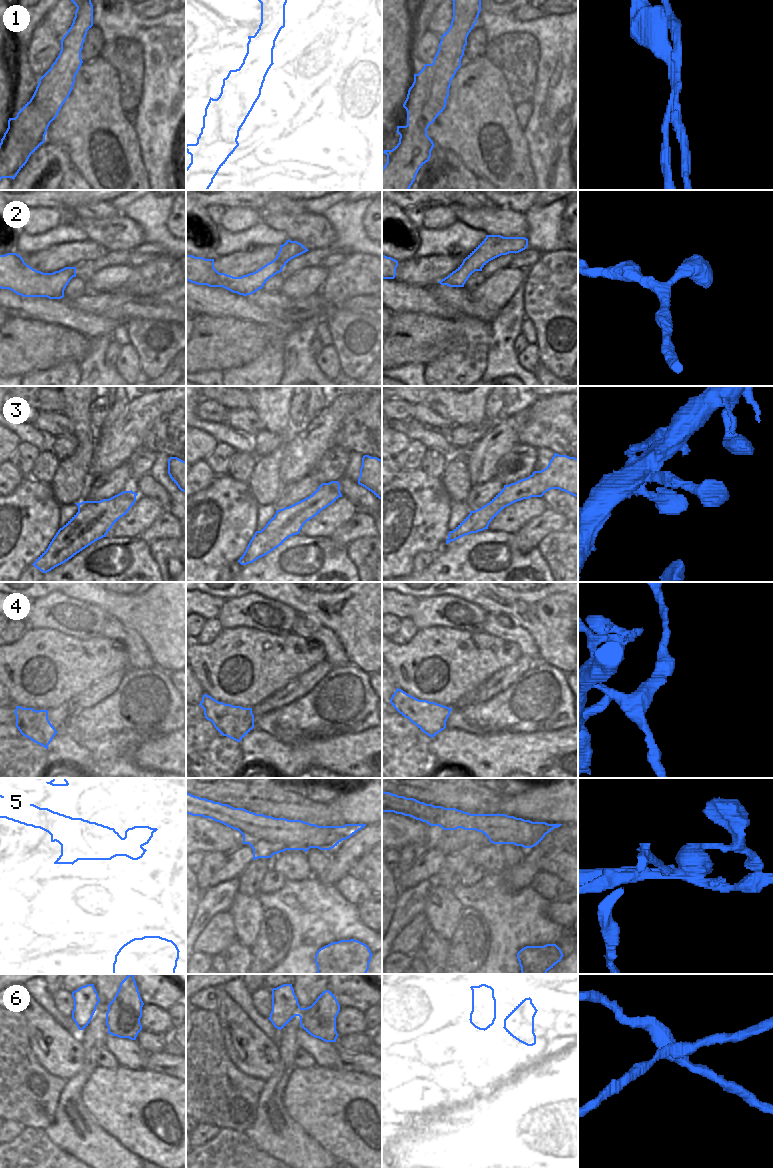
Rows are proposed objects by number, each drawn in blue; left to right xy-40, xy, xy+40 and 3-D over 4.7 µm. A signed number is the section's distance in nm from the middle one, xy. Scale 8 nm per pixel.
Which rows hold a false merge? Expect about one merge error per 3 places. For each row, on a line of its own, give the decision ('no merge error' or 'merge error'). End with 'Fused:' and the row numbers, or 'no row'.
1: merge error
2: no merge error
3: no merge error
4: merge error
5: merge error
6: merge error
Fused: 1, 4, 5, 6

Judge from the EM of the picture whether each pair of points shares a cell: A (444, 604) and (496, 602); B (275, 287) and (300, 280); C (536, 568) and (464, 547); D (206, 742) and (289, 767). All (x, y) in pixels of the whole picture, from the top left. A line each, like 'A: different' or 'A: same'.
A: different
B: different
C: same
D: different

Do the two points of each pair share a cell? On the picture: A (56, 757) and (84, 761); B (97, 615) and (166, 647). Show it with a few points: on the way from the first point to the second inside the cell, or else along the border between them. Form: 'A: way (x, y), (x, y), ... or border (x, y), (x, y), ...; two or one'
A: way (63, 757), (77, 757); one
B: border (88, 603), (100, 607), (110, 617); two

